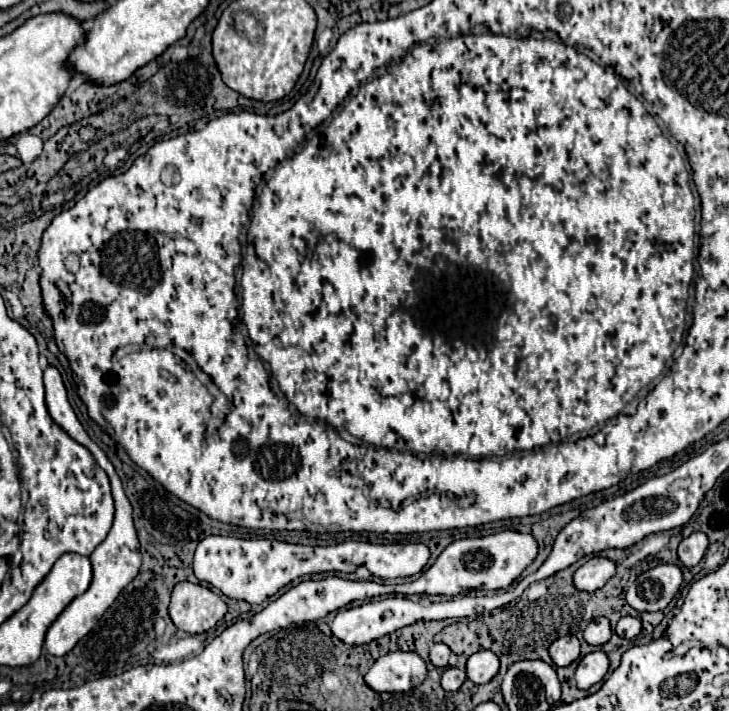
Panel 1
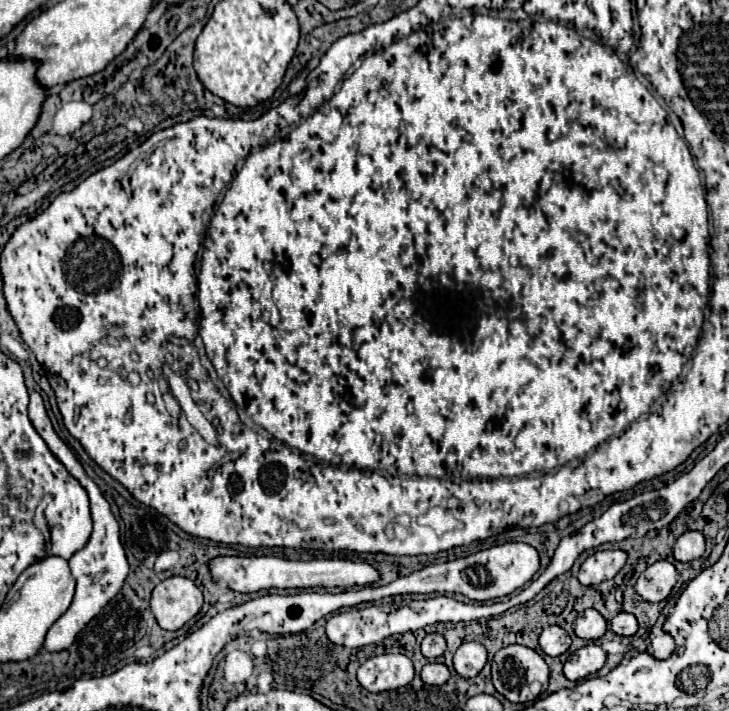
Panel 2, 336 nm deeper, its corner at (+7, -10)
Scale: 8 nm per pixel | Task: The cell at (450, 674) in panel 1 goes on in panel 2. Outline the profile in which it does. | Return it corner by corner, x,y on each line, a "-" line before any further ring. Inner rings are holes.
428,662
428,664
422,668
420,676
422,676
422,680
424,680
426,684
430,684
430,686
440,686
440,684
444,684
444,682
450,678
450,670
448,670
444,664
440,664
440,662

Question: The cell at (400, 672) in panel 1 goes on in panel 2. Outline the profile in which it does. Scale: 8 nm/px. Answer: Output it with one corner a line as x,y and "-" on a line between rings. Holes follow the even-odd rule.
380,654
368,658
358,668
358,682
368,692
384,692
410,684
414,666
404,654

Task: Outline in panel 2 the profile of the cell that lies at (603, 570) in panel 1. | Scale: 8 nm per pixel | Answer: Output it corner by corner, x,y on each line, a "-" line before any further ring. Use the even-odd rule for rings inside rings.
600,550
590,554
580,566
580,572
578,572
580,584
594,586
614,578
624,568
626,558
628,556
624,550

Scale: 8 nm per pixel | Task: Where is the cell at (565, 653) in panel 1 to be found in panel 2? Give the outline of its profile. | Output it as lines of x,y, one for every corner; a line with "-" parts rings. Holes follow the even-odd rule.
548,626
540,634
540,646
548,656
560,656
570,648
570,636
560,626

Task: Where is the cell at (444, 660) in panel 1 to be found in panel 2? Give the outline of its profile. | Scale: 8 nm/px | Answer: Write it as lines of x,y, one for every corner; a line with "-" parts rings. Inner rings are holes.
432,632
432,634
424,636
424,640
422,640
422,654
428,660
436,660
444,652
446,652
446,640
444,640
444,636
440,632

